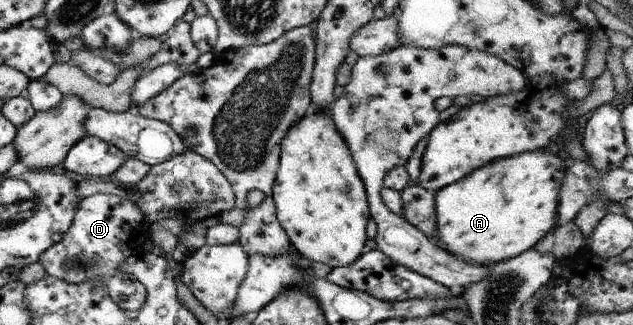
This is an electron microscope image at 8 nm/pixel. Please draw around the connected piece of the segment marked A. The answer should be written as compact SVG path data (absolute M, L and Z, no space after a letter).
M553 148L536 149L508 158L498 158L482 168L476 168L472 174L450 184L435 193L439 248L448 254L474 265L494 264L520 256L534 248L548 232L556 227L558 216L558 194L562 180L566 176L566 165Z

